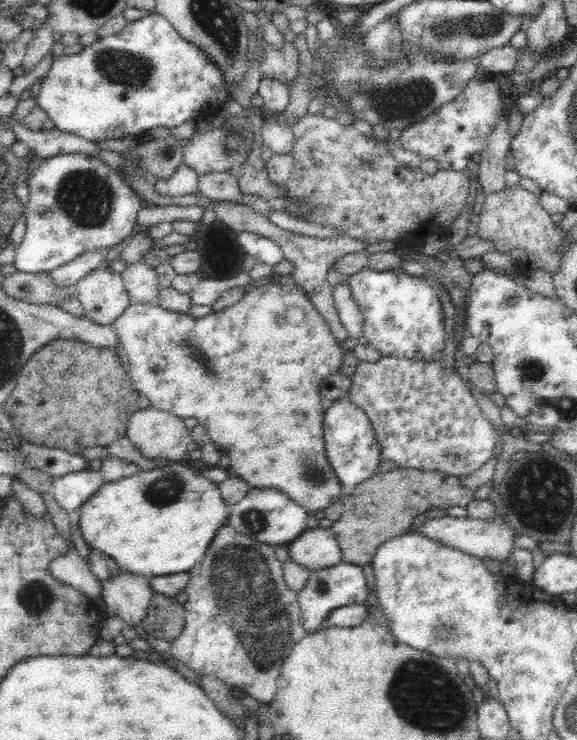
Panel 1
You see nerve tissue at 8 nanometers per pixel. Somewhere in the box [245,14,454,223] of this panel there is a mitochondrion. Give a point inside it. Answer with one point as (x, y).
(404, 101)

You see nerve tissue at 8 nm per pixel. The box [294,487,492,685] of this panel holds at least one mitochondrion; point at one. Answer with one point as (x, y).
(451, 630)

